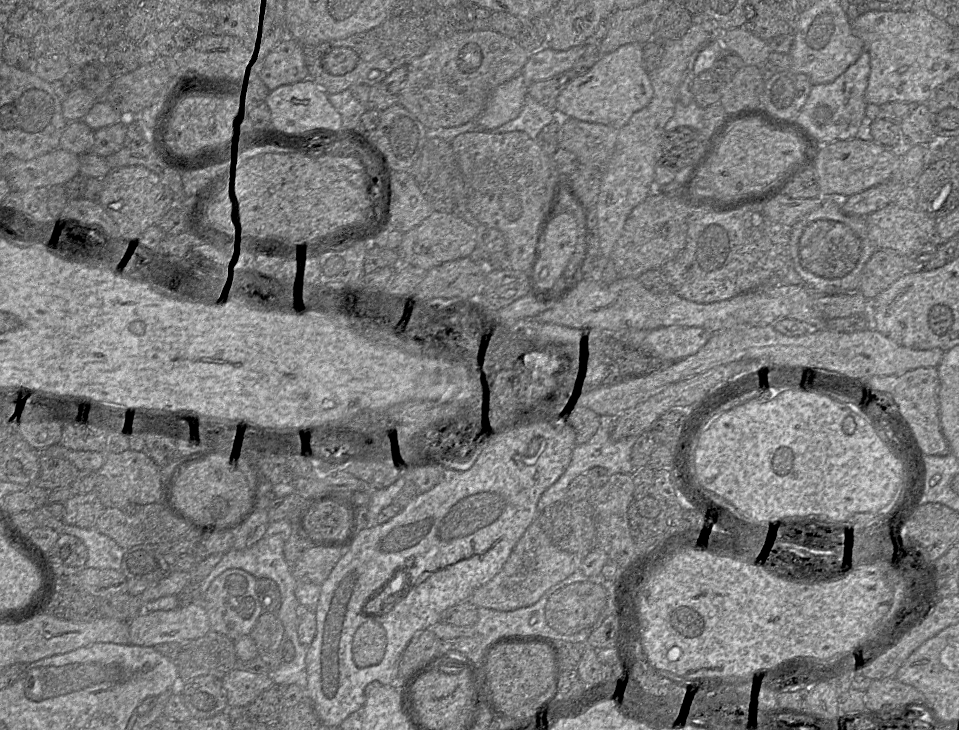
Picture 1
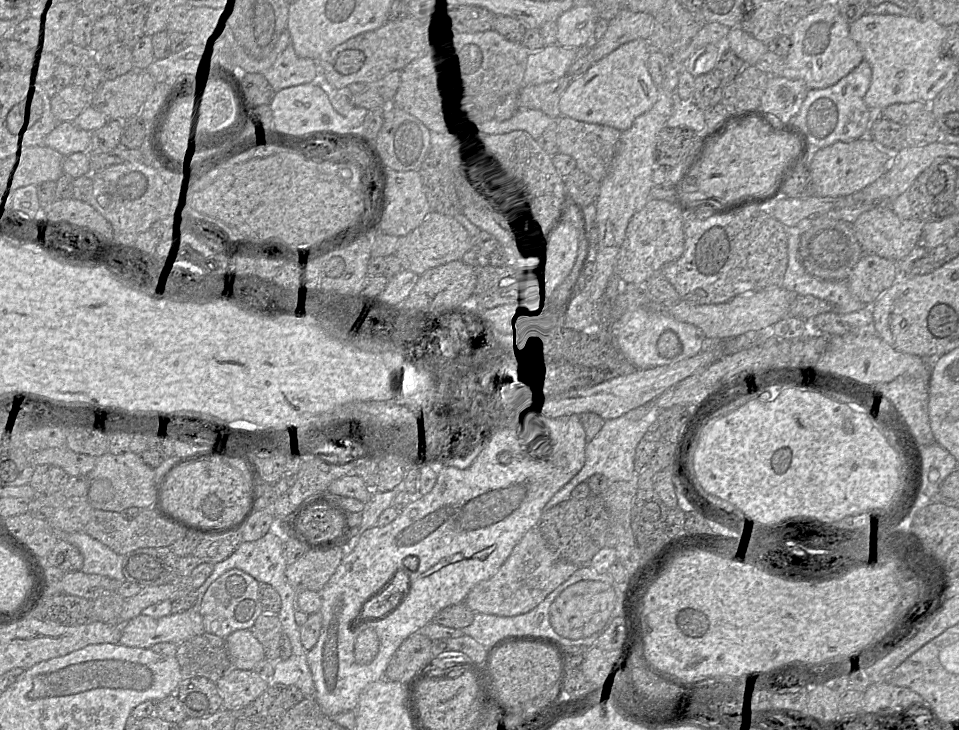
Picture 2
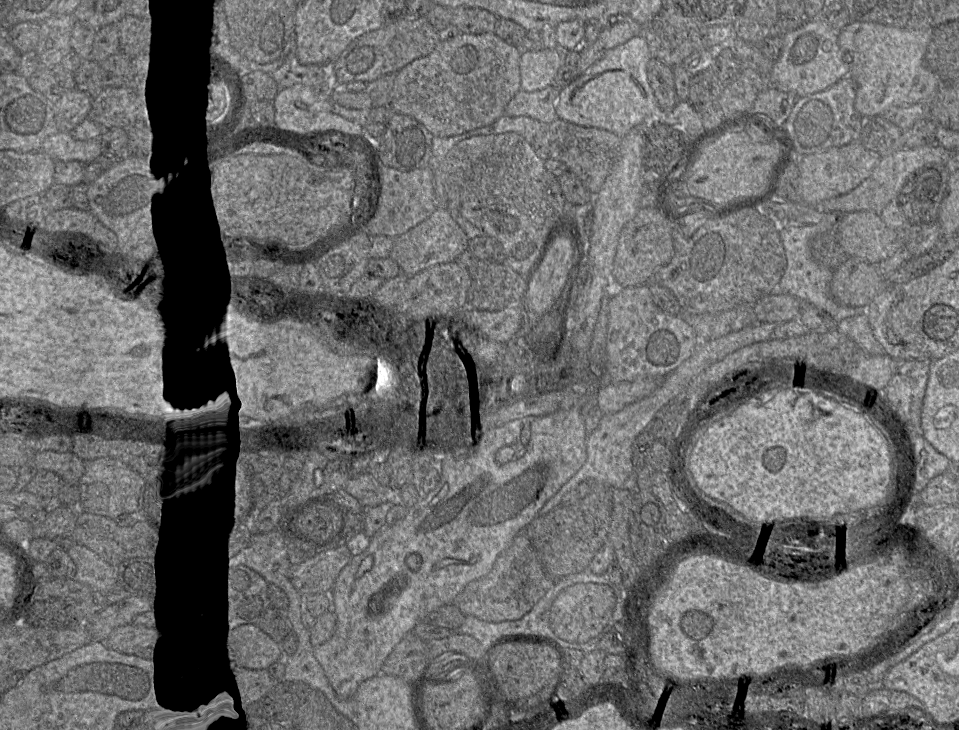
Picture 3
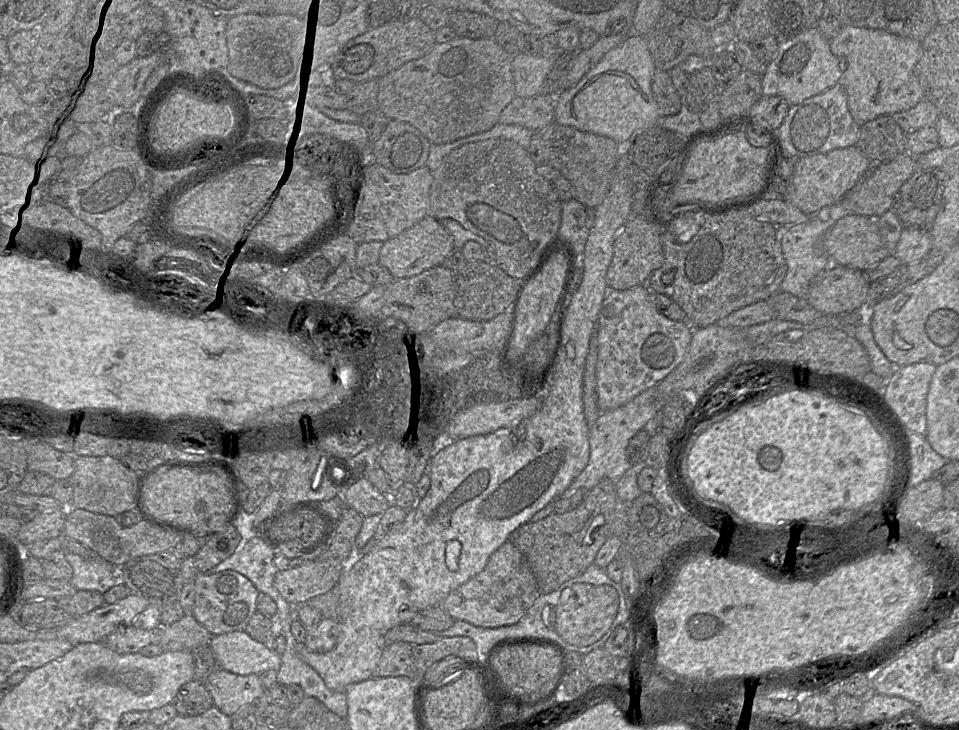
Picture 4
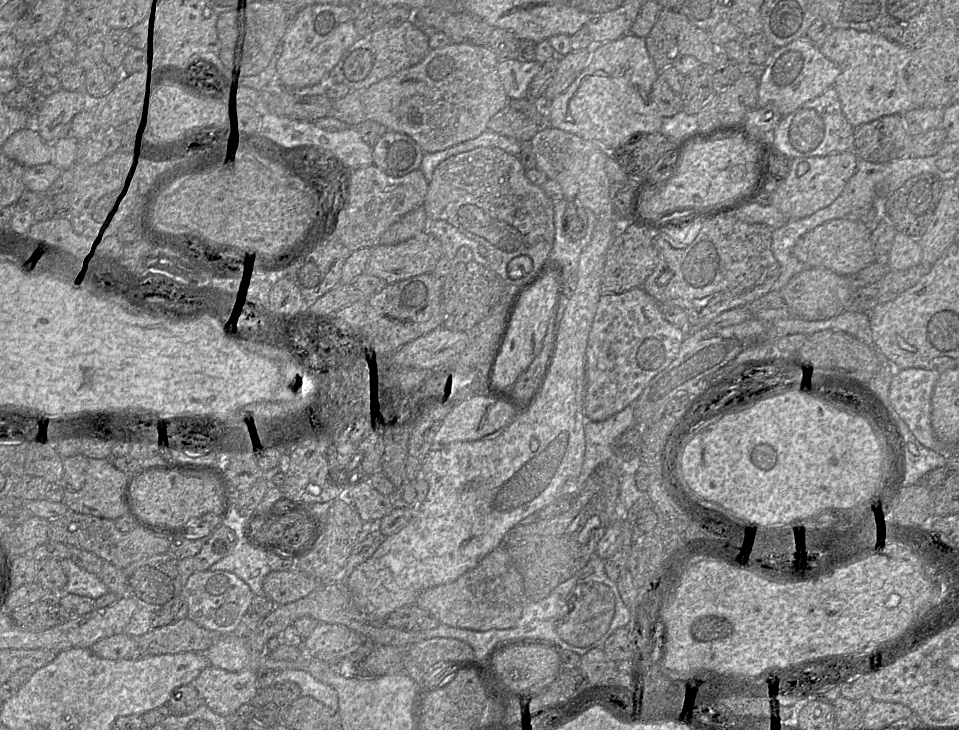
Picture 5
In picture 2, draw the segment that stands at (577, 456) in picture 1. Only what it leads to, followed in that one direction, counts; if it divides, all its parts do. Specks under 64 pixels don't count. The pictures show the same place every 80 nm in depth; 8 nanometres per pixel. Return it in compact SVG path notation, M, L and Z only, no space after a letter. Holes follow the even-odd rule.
M652 401L645 405L639 406L626 414L615 418L608 419L604 421L602 428L599 432L589 441L587 441L585 448L585 463L581 470L574 475L560 490L558 490L551 499L543 507L543 512L548 511L555 505L567 501L570 499L572 490L580 483L587 481L589 477L594 474L602 474L609 479L610 482L616 481L635 481L636 478L636 462L635 462L635 451L639 441L646 434L646 432L653 426L656 422L660 412L665 410L660 410L655 406Z

